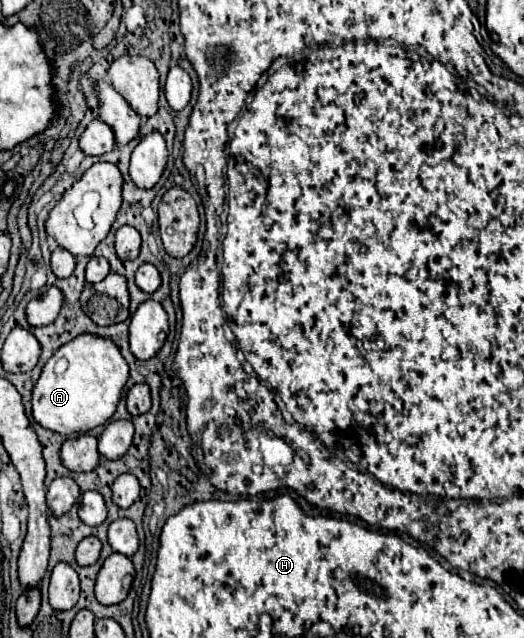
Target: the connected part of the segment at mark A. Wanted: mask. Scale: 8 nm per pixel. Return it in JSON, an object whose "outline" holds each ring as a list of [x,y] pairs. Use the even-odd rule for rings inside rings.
{"outline":[[[78,335],[64,343],[44,365],[34,385],[32,415],[42,427],[62,435],[88,433],[116,413],[128,377],[130,367],[110,337]]]}

